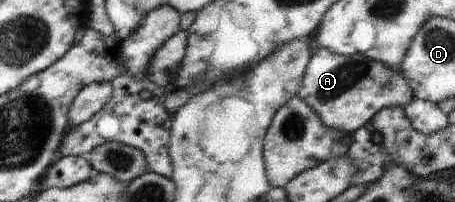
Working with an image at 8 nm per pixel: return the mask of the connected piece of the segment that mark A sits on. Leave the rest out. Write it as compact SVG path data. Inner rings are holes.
M321 47L315 48L312 58L308 61L302 80L302 88L300 88L298 96L320 116L320 120L328 128L343 130L351 134L356 132L358 128L362 128L362 126L371 122L372 117L382 108L405 107L413 98L412 91L401 72L396 72L390 66L370 60L358 53L342 56L330 52L328 48Z

